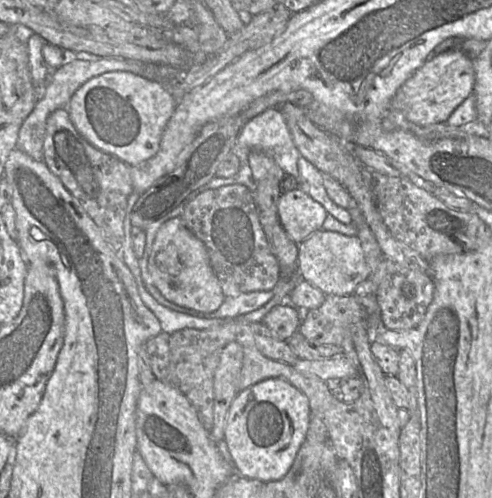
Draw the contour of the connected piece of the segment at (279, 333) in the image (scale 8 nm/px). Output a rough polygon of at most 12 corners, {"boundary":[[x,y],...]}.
{"boundary":[[278,304],[263,323],[288,341],[299,329],[302,311]]}

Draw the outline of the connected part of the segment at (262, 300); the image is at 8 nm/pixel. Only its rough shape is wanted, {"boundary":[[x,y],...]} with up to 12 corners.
{"boundary":[[153,284],[146,289],[161,305],[204,318],[237,318],[266,305],[273,290],[226,296],[207,313],[170,302]]}

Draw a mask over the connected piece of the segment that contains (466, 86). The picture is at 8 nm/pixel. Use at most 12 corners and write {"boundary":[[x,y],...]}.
{"boundary":[[431,56],[391,109],[415,125],[443,123],[472,94],[474,60]]}

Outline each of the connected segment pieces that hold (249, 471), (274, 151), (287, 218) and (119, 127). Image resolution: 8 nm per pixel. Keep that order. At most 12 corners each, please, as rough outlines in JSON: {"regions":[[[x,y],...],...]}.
{"regions":[[[285,379],[241,390],[223,440],[238,475],[284,477],[307,396]],[[270,108],[240,128],[233,153],[236,183],[256,191],[248,157],[269,154],[297,178],[300,153],[280,108]],[[307,193],[281,194],[278,216],[299,244],[322,229],[328,212]],[[113,71],[66,109],[89,143],[132,167],[157,153],[165,85]]]}

